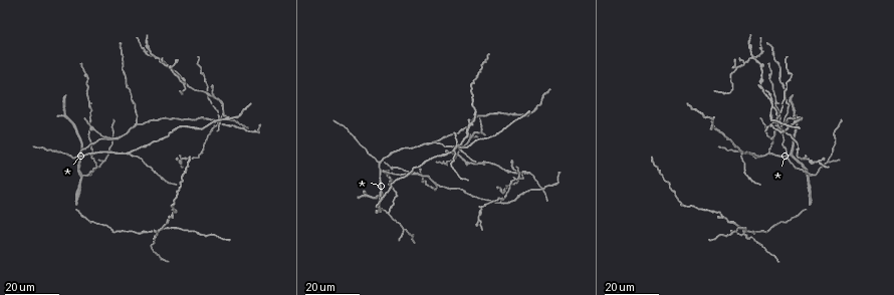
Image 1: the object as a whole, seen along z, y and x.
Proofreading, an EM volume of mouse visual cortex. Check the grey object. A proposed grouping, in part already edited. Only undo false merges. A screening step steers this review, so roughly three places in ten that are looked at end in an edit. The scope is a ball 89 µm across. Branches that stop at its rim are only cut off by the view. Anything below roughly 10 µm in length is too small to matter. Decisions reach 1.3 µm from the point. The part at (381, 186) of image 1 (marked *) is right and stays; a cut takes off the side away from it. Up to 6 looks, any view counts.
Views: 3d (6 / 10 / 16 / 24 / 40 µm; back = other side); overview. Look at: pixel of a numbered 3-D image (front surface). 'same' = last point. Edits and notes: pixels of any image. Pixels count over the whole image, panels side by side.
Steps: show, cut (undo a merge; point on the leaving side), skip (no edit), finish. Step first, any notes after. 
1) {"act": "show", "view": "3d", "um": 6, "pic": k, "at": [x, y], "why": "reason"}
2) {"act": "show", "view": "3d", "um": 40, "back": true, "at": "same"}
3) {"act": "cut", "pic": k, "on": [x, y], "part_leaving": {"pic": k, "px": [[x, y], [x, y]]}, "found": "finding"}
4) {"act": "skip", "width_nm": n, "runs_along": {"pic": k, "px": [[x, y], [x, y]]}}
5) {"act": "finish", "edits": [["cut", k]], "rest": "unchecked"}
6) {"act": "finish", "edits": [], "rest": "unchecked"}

{"act": "show", "view": "3d", "um": 16, "pic": 1, "at": [406, 229], "why": "two arms in line, one across"}

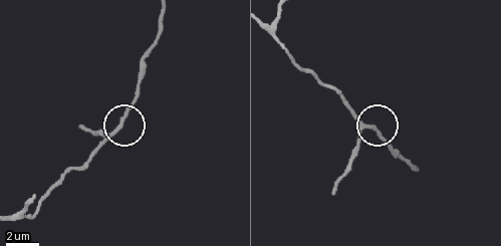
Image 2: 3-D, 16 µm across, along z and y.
{"act": "show", "view": "3d", "um": 10, "pic": 2, "at": [119, 127], "why": "zoom in"}

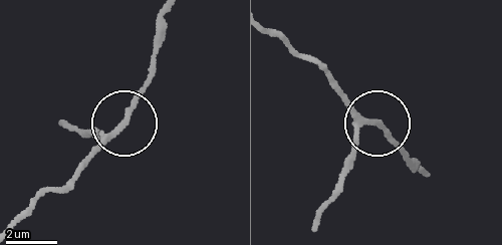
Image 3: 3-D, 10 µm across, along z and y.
{"act": "show", "view": "3d", "um": 10, "back": true, "pic": 3, "at": [373, 124], "why": "other side"}

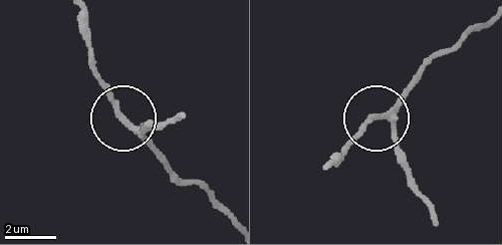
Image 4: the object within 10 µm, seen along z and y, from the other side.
{"act": "skip", "runs_along": {"pic": 4, "px": [[231, 218], [122, 121], [118, 101], [90, 65]]}, "found": "continuous, no second neuron"}

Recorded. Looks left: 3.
{"act": "show", "view": "3d", "um": 24, "pic": 1, "at": [138, 125], "why": "thin arm on a thick one"}

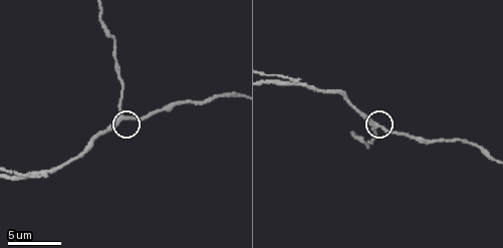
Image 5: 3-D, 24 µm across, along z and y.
{"act": "show", "view": "3d", "um": 10, "pic": 5, "at": [377, 126]}

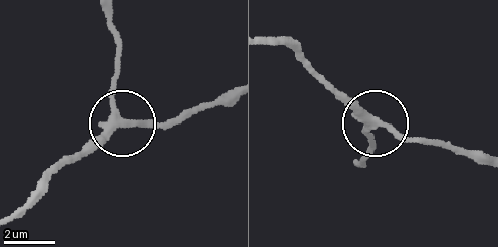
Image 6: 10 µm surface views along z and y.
{"act": "skip", "arms": 4, "runs_along": {"pic": 6, "px": [[13, 215], [58, 170], [103, 144], [121, 125], [116, 49]]}, "found": "one neuron here"}

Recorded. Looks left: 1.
{"act": "finish", "edits": [], "rest": "unchecked"}

